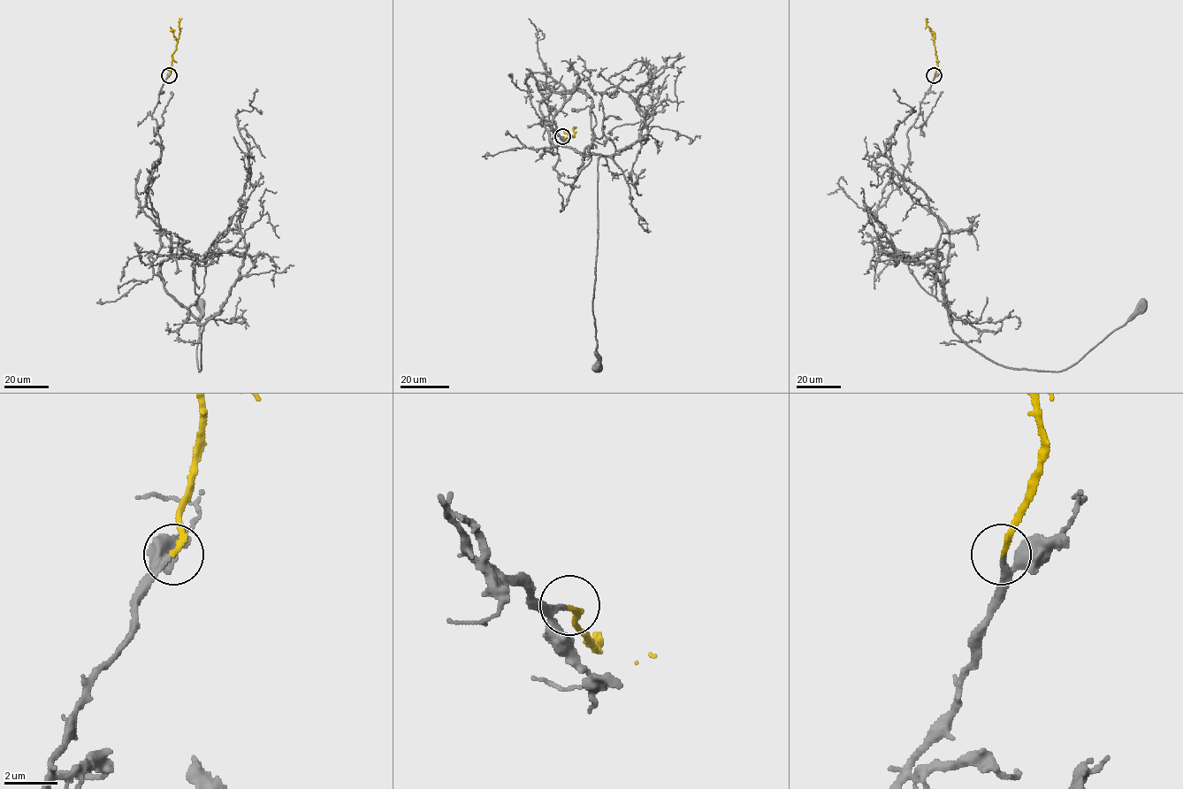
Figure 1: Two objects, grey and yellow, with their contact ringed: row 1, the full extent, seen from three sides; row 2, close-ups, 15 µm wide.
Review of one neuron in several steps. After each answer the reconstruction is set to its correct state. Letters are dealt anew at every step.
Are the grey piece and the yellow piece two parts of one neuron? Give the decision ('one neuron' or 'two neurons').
one neuron

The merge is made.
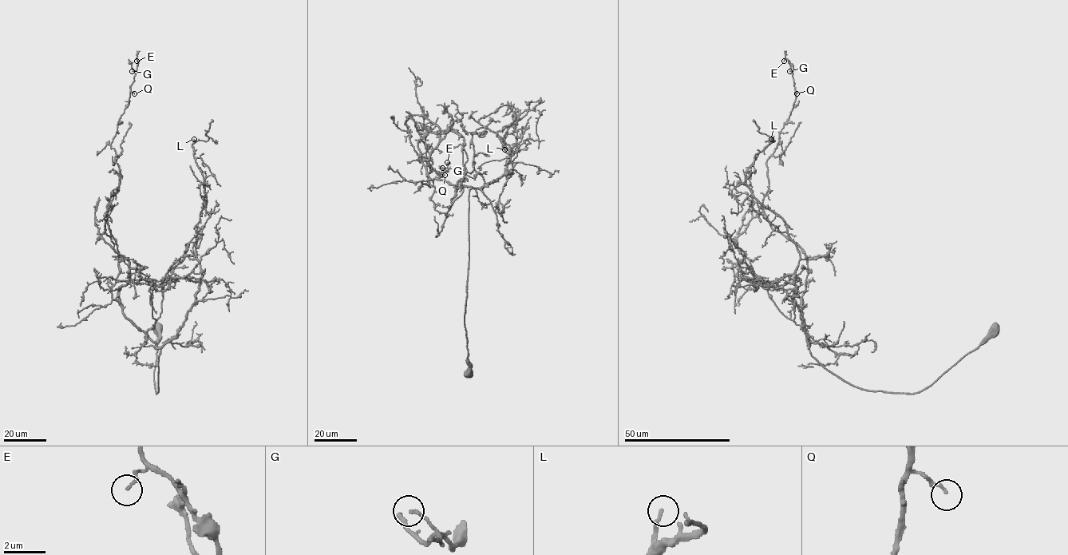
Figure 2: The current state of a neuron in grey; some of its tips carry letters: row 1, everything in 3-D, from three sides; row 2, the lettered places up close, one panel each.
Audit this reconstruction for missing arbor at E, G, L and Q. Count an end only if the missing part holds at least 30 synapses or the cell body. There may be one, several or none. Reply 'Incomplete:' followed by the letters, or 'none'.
Incomplete: L

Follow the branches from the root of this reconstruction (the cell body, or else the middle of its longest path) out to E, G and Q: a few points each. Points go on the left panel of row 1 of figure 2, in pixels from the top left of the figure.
E: (158, 328), (156, 394), (160, 349), (112, 298), (118, 251), (107, 218), (119, 178), (111, 143), (136, 61)
G: (158, 328), (156, 394), (160, 349), (112, 294), (118, 251), (107, 212), (119, 167), (111, 143), (132, 71)
Q: (158, 328), (156, 394), (160, 349), (112, 294), (118, 251), (107, 212), (119, 167), (111, 143), (134, 93)

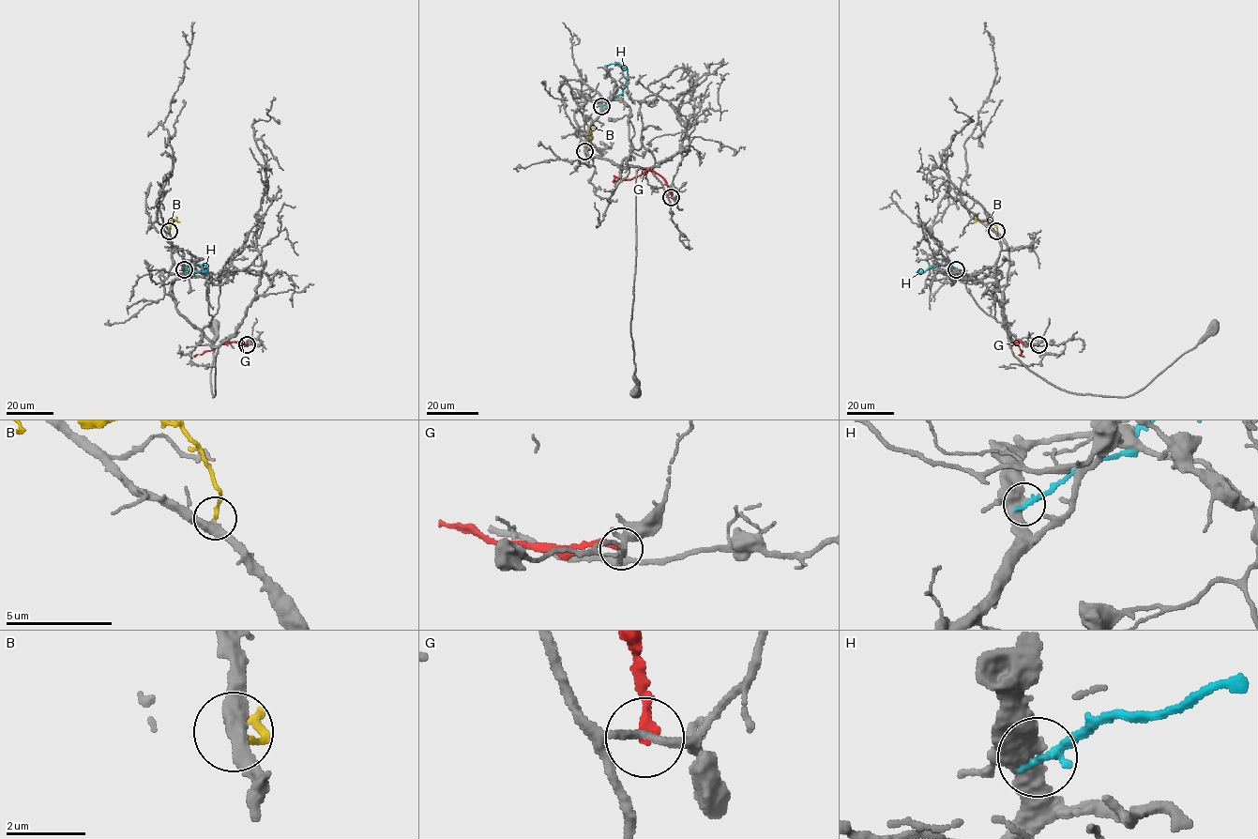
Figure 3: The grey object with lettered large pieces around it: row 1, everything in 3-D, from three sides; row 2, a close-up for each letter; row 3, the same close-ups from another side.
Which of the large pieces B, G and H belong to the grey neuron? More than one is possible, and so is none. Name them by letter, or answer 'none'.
B

